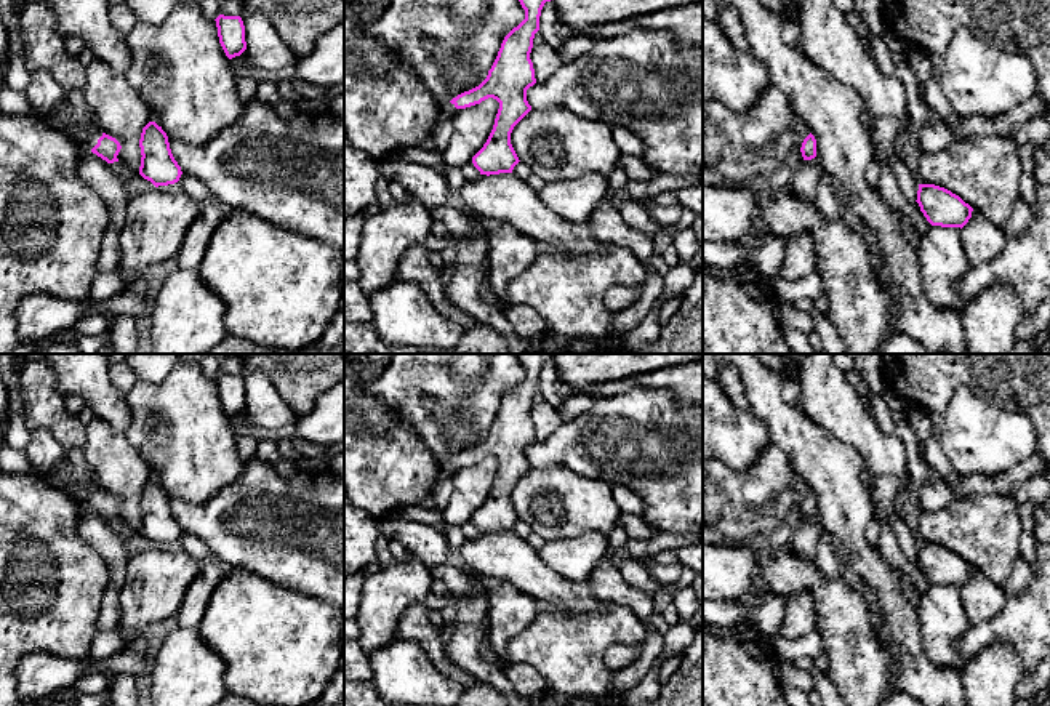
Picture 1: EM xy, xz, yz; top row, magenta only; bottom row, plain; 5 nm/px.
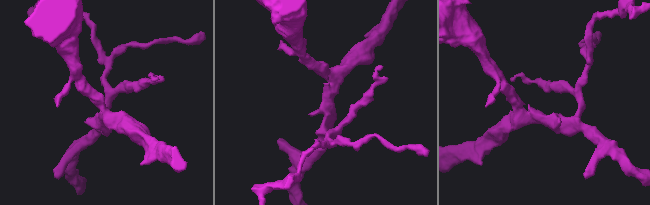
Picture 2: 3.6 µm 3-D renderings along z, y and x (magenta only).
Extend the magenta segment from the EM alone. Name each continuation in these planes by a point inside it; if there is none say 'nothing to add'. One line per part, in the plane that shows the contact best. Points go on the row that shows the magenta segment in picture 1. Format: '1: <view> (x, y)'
1: xy (80, 132)

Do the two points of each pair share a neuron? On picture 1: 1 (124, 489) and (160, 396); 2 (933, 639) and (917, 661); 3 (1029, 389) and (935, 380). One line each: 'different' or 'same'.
1: different
2: different
3: same

